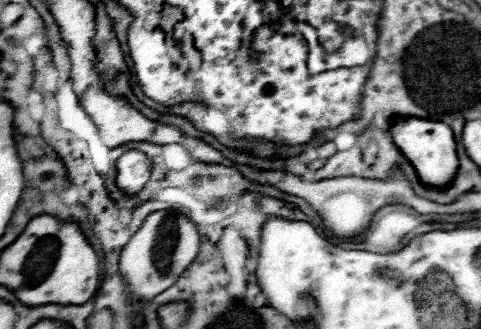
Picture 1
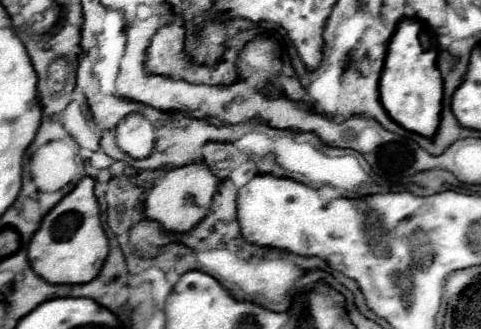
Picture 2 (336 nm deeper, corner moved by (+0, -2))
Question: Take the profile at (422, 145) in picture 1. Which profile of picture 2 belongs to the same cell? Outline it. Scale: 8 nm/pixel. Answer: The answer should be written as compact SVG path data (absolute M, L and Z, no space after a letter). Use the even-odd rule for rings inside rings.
M405 18L399 22L397 32L389 42L385 68L379 82L381 102L391 120L395 120L401 128L425 138L433 138L441 122L443 80L435 66L435 60L437 60L437 40L431 28L421 20Z

